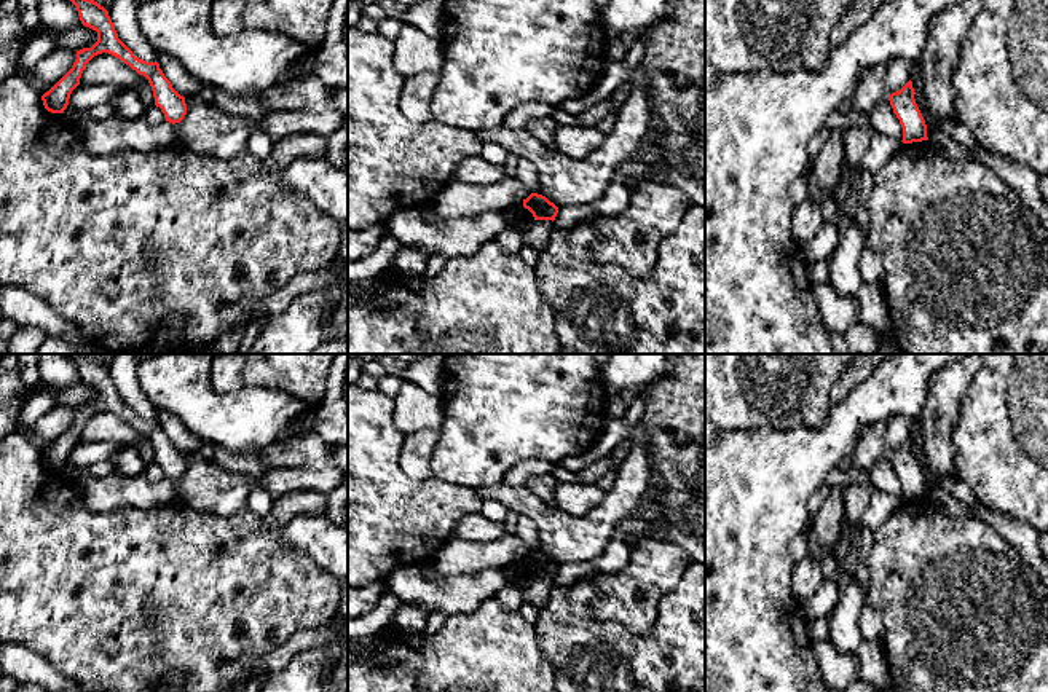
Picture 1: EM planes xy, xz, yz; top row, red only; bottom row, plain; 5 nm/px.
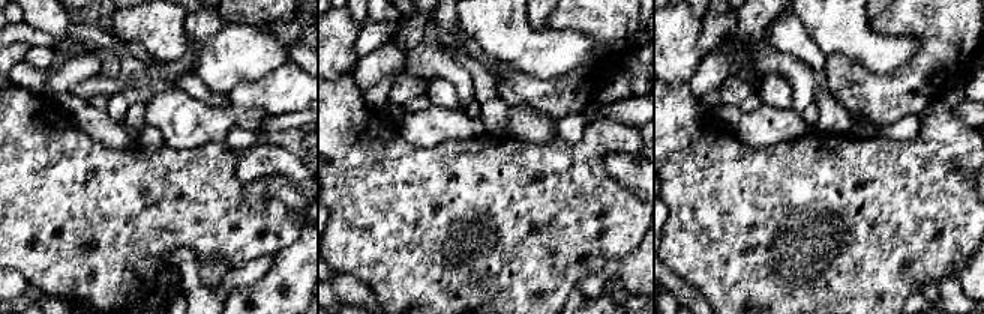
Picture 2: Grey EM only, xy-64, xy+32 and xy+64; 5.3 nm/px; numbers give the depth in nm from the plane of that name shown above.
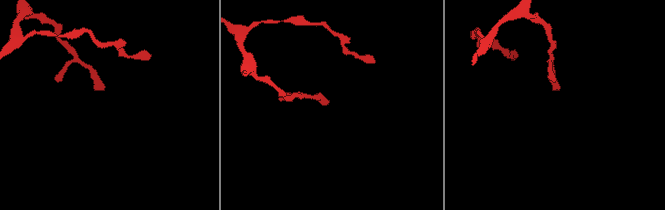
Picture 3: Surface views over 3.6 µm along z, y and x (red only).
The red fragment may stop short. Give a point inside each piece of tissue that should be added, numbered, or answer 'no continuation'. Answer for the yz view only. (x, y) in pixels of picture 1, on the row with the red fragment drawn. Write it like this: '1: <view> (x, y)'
no continuation

